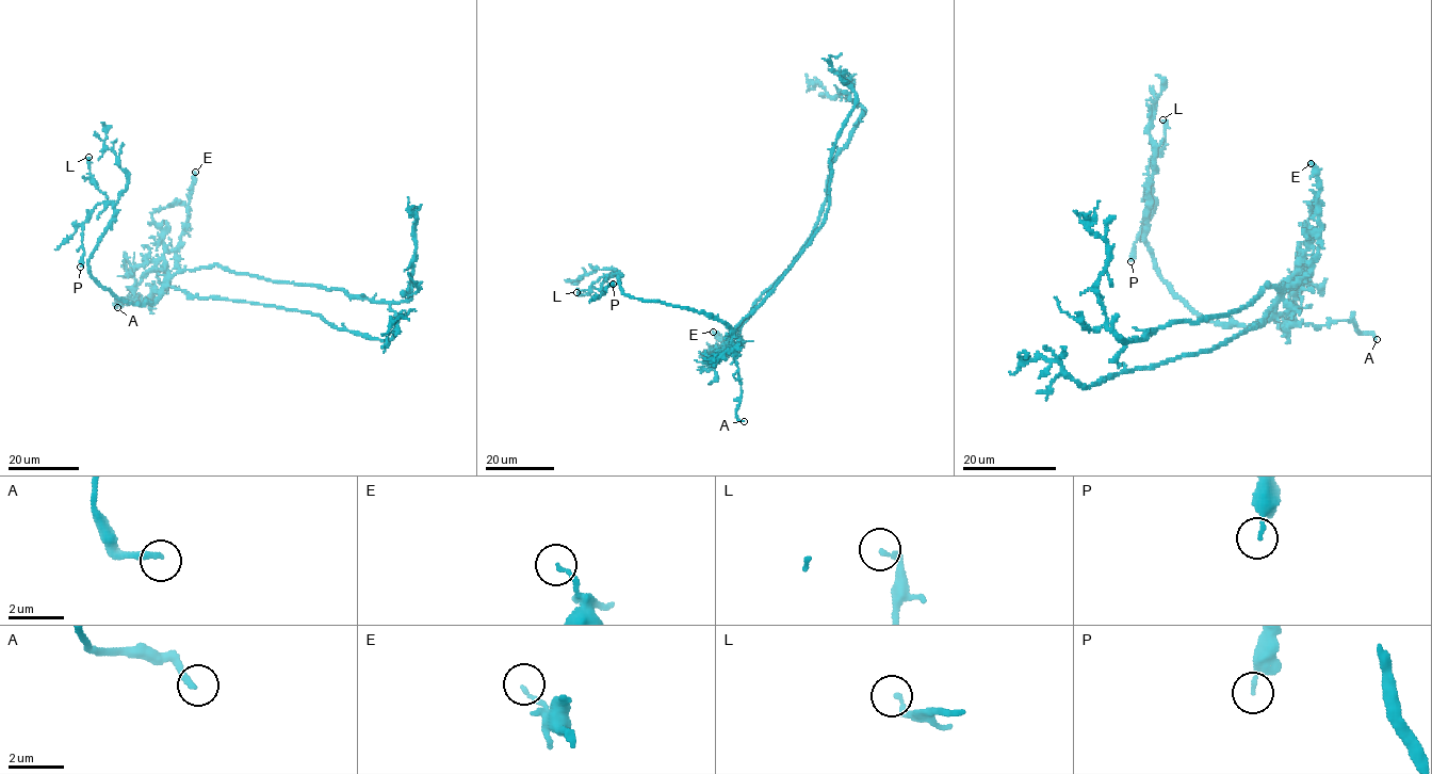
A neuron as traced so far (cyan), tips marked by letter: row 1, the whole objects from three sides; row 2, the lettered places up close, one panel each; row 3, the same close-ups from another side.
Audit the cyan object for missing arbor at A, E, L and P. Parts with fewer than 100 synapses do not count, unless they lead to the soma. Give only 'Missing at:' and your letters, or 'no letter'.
Missing at: A

